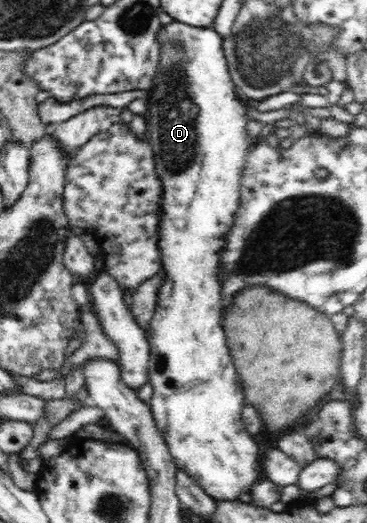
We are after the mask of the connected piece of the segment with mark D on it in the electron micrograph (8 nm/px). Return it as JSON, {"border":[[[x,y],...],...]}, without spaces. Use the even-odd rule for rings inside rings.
{"border":[[[174,21],[160,28],[157,35],[157,40],[161,49],[161,59],[157,63],[157,75],[155,75],[155,85],[147,90],[147,115],[146,121],[146,137],[153,150],[153,158],[155,158],[155,170],[158,179],[162,182],[161,193],[161,217],[159,217],[159,239],[157,247],[161,250],[161,267],[166,272],[163,287],[159,289],[159,299],[157,299],[157,307],[155,313],[149,321],[149,329],[146,330],[147,340],[149,340],[149,383],[153,386],[153,397],[147,401],[148,407],[151,409],[152,417],[154,418],[157,429],[162,433],[165,439],[170,455],[173,457],[174,464],[178,469],[183,470],[187,475],[190,475],[204,490],[207,495],[210,495],[216,501],[240,501],[239,497],[251,491],[251,485],[259,483],[264,479],[261,471],[261,451],[259,445],[251,434],[245,429],[242,421],[242,412],[247,405],[245,402],[245,394],[242,390],[242,384],[237,374],[237,369],[234,366],[229,348],[227,346],[226,333],[222,326],[224,314],[222,309],[221,297],[221,282],[220,282],[220,251],[225,245],[226,233],[234,224],[234,217],[241,205],[240,198],[240,182],[243,176],[245,162],[249,153],[250,141],[252,137],[247,134],[247,121],[249,101],[244,97],[239,96],[236,91],[235,84],[229,73],[228,61],[223,54],[223,38],[211,28],[197,28]]]}

